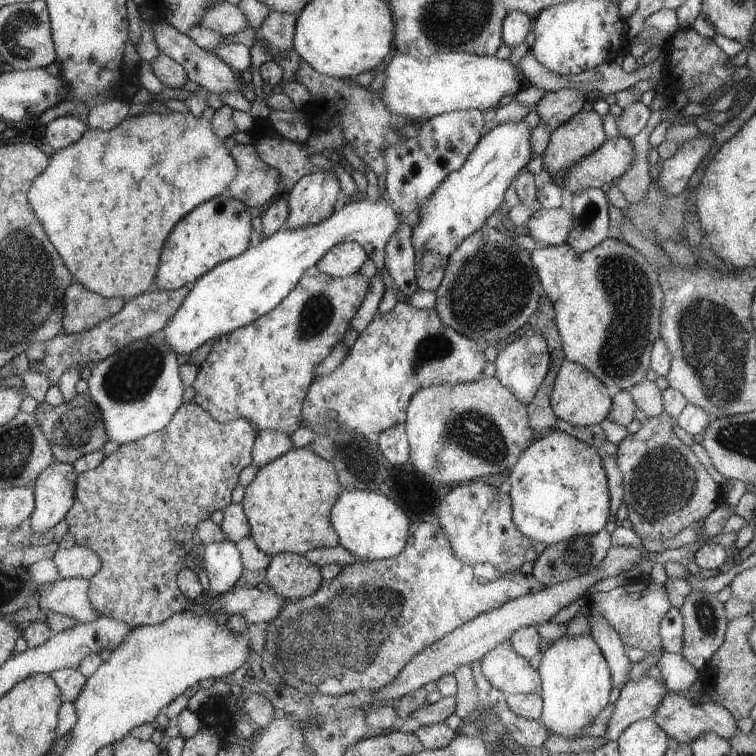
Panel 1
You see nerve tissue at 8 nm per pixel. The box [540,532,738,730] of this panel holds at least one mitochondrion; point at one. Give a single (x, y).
(706, 618)

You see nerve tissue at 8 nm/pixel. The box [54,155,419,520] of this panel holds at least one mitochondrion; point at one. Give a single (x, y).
(129, 378)

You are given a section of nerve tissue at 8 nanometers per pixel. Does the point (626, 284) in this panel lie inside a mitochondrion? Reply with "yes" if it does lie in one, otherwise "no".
yes

